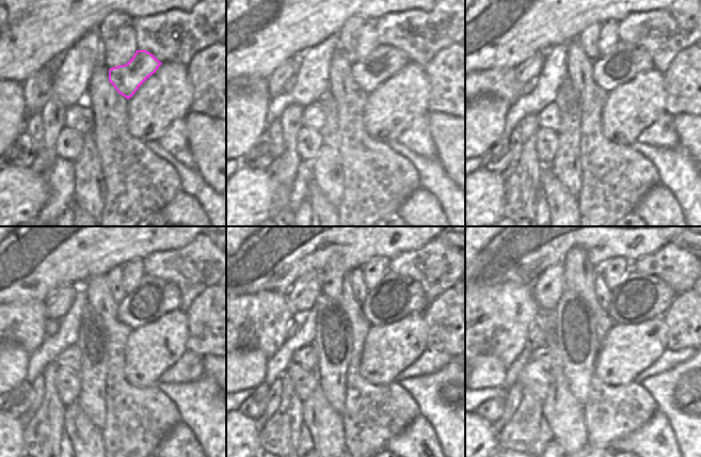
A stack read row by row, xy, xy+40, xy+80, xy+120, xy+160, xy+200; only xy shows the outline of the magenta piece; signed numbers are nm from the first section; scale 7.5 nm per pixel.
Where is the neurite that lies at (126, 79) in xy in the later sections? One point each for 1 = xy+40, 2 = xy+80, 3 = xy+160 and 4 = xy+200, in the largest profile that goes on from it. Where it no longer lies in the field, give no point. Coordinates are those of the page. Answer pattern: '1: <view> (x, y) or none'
1: xy+40 (384, 61)
2: xy+80 (626, 60)
3: xy+160 (395, 297)
4: xy+200 (639, 297)

